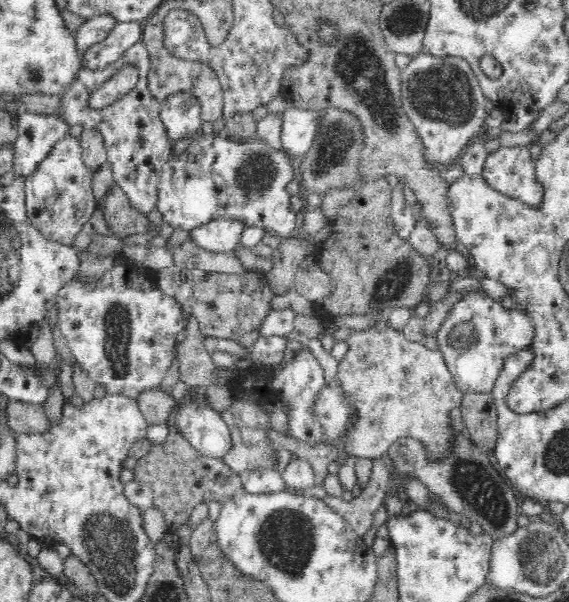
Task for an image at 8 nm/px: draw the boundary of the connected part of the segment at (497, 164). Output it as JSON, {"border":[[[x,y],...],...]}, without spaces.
{"border":[[[500,146],[496,152],[487,156],[479,176],[486,181],[486,185],[490,185],[490,189],[494,189],[494,192],[519,203],[537,207],[543,201],[543,186],[536,178],[535,168],[536,164],[525,146]]]}

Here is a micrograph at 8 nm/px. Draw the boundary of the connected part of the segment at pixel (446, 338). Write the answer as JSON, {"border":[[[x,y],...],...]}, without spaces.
{"border":[[[480,288],[467,295],[437,330],[438,346],[445,355],[445,363],[453,379],[464,394],[488,394],[492,392],[506,358],[528,347],[534,338],[534,329],[528,316],[518,309],[504,309]]]}

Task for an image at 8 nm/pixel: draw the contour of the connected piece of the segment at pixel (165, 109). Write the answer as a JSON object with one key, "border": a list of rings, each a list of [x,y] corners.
{"border":[[[174,94],[161,104],[159,117],[170,141],[196,137],[201,132],[202,117],[199,116],[198,104],[187,94]]]}

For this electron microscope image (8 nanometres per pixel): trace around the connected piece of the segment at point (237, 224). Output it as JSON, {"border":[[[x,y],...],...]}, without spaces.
{"border":[[[217,218],[192,228],[188,241],[211,253],[235,251],[244,227],[242,221]]]}

